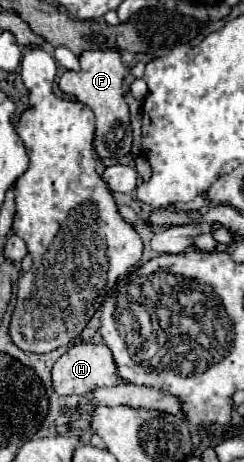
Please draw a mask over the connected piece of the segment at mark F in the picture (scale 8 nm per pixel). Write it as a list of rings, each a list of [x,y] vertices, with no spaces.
[[[89,50],[79,56],[81,70],[65,72],[59,80],[59,88],[67,98],[75,98],[89,106],[95,114],[95,154],[99,158],[123,158],[131,152],[131,126],[129,108],[123,98],[123,78],[127,68],[121,64],[117,50]]]

